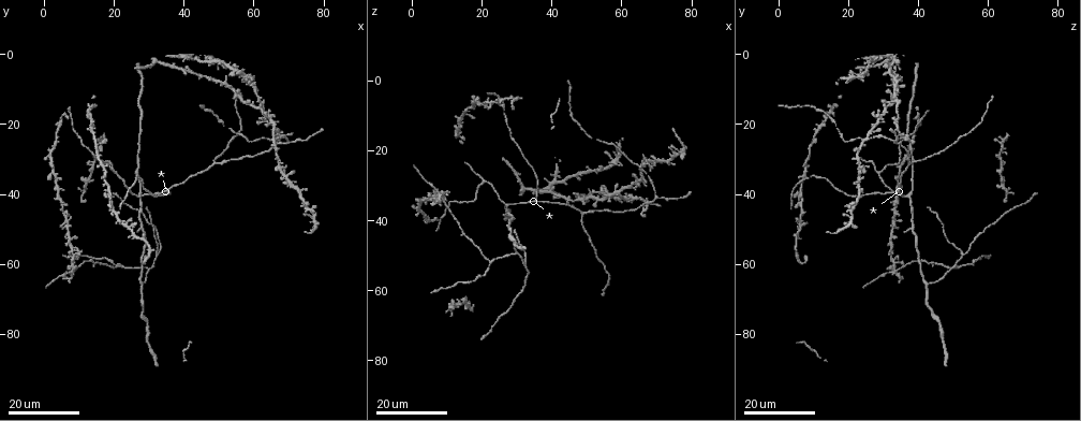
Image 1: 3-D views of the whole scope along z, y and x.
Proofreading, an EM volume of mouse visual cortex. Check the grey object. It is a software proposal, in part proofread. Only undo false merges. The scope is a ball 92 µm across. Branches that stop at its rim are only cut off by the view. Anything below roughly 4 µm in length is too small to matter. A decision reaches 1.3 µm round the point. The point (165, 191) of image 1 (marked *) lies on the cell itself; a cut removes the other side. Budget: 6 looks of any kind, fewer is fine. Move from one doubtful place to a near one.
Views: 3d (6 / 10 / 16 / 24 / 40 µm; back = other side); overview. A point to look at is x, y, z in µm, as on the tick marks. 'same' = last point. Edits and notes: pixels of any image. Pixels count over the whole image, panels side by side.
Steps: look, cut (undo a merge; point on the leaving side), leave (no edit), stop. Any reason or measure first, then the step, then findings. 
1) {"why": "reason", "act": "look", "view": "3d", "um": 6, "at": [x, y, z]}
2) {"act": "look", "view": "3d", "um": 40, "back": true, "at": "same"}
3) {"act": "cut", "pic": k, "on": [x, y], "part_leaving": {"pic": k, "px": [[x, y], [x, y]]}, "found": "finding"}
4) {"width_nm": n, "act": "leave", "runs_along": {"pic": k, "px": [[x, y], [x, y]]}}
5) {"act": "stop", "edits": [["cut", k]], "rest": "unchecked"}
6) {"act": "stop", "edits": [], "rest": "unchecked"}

{"why": "three arms meet", "act": "look", "view": "3d", "um": 16, "at": [32.5, 57.5, 53.0]}

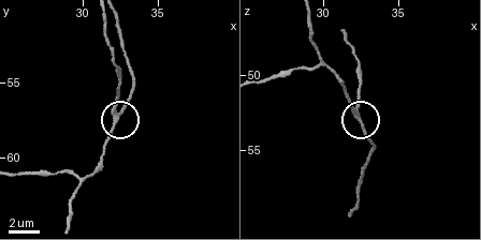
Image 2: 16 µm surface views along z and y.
{"why": "closer look", "act": "look", "view": "3d", "um": 10, "at": [32.2, 57.2, 52.8]}

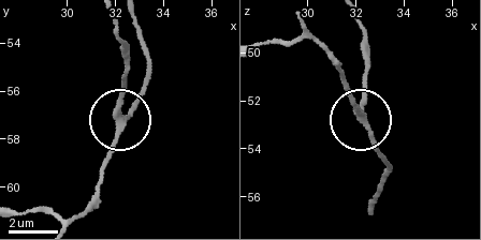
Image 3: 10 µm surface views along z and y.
{"side_arm_um": 19, "arms": 3, "act": "leave", "found": "all the same cell"}

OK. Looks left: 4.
{"act": "look", "view": "3d", "um": 16, "at": [48.5, 31.0, 37.5]}

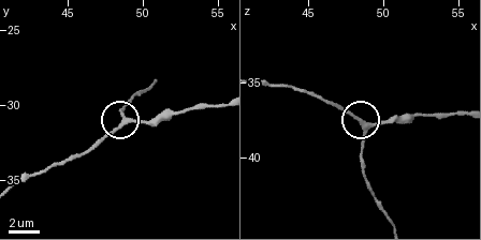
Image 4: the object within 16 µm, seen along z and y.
{"act": "look", "view": "3d", "um": 6, "at": [49.0, 31.0, 38.0]}

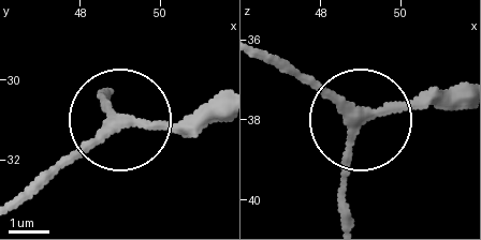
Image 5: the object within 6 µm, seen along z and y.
{"arms": 3, "act": "leave", "runs_along": {"pic": 5, "px": [[264, 50], [325, 85], [352, 115], [346, 218]]}, "found": "all the same cell"}

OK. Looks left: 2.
{"why": "three-way junction", "act": "look", "view": "3d", "um": 16, "at": [71.0, 24.5, 34.0]}

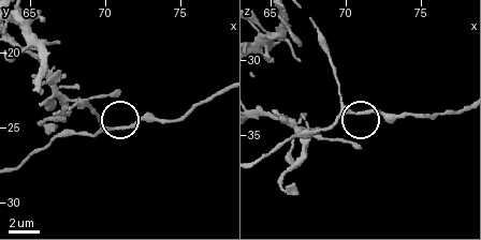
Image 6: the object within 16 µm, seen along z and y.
{"why": "zoom in", "act": "look", "view": "3d", "um": 6, "at": [70.2, 25.2, 33.4]}

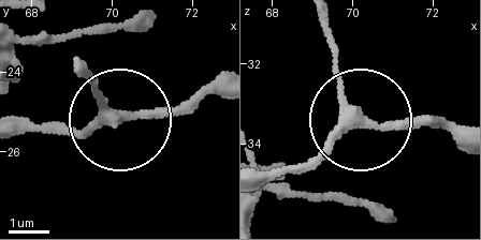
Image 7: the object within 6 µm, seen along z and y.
{"arms": 3, "act": "leave", "runs_along": {"pic": 7, "px": [[25, 132], [179, 115], [220, 94]]}, "found": "continuous, no second cell"}

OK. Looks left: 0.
{"act": "stop", "edits": [], "rest": "unchecked"}

